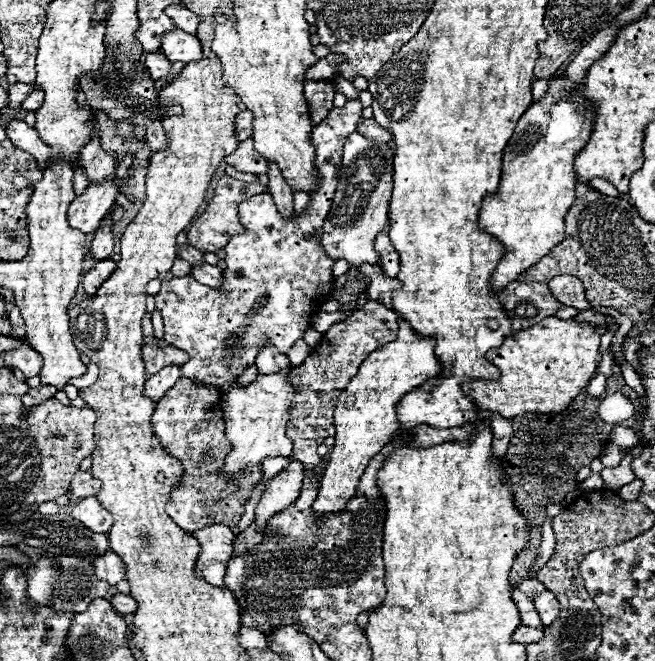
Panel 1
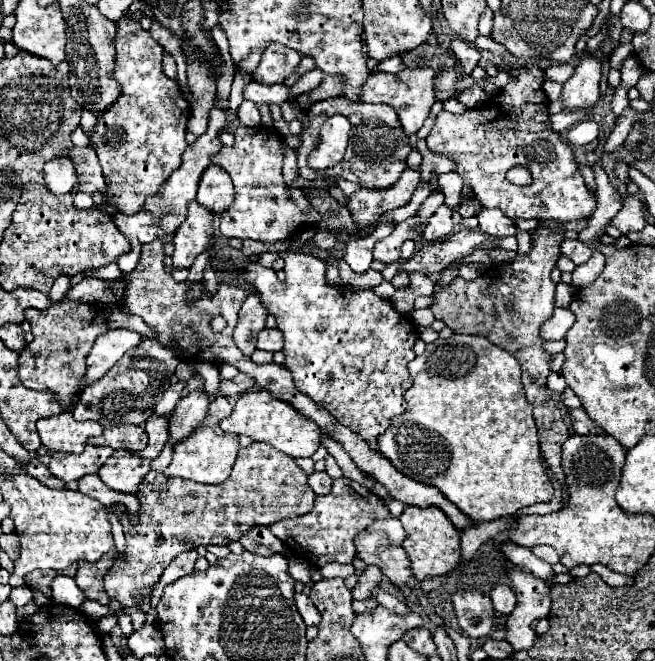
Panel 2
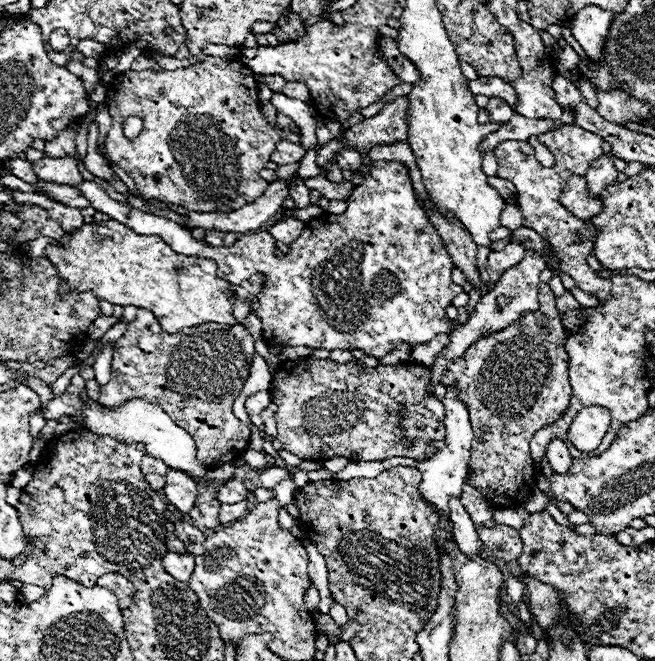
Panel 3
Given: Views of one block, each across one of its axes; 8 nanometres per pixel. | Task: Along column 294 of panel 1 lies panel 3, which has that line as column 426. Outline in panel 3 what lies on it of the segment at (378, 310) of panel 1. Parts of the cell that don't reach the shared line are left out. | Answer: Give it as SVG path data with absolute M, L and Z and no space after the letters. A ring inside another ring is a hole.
M296 358L284 360L278 364L272 374L270 396L278 406L276 424L278 440L284 444L284 450L302 458L324 462L334 456L344 456L348 460L384 460L392 456L410 456L428 460L436 452L432 450L432 440L444 440L444 404L432 394L426 392L430 386L430 368L418 366L416 362L404 362L396 366L376 366L370 368L360 362L340 364L330 358ZM404 406L406 414L400 416Z

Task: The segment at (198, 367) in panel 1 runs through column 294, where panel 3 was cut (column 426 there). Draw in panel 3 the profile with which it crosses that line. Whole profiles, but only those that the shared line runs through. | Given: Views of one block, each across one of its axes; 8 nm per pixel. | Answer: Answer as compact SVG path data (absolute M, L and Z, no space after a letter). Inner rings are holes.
M374 162L362 184L358 184L348 196L348 210L344 214L322 214L320 218L310 220L298 240L290 244L290 254L286 256L276 256L274 238L270 238L268 244L260 244L252 242L250 234L236 240L234 246L242 248L234 252L230 252L226 246L210 248L204 242L194 240L192 232L184 232L184 228L168 218L140 212L130 204L112 200L96 182L82 180L78 190L92 200L92 208L108 214L112 220L132 228L134 232L160 236L180 254L216 260L218 276L230 284L240 284L248 276L262 272L266 288L262 288L262 294L252 310L262 320L262 336L270 346L312 346L326 350L360 348L368 356L382 358L384 354L396 350L402 342L416 346L432 340L436 334L450 332L452 324L446 320L446 308L452 304L452 296L462 292L462 286L452 282L450 274L454 264L442 244L440 234L420 208L412 192L408 170L402 162Z

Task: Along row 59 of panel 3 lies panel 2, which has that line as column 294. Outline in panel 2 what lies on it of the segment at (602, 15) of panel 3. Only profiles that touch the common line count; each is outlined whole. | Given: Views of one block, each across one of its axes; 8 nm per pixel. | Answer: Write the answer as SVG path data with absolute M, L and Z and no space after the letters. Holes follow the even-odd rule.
M296 592L296 594L294 594L294 602L296 602L298 612L300 612L300 616L304 618L306 626L318 626L318 624L320 624L320 612L318 612L318 608L312 604L312 600L308 598L308 594Z

